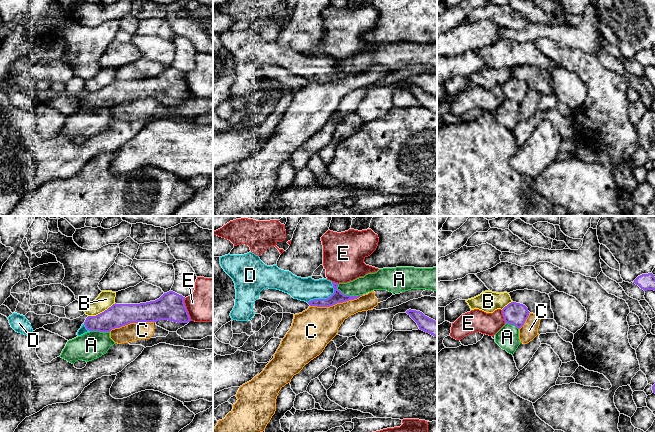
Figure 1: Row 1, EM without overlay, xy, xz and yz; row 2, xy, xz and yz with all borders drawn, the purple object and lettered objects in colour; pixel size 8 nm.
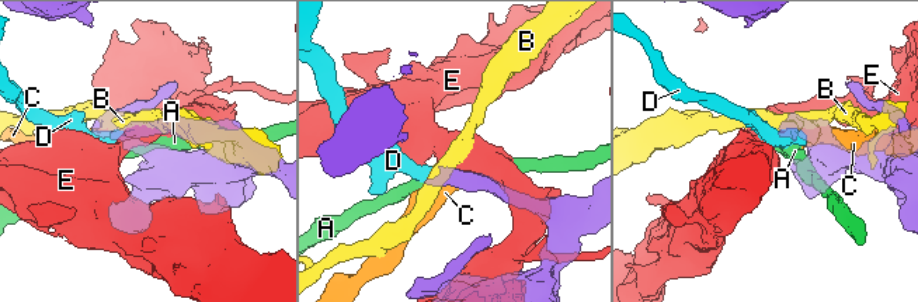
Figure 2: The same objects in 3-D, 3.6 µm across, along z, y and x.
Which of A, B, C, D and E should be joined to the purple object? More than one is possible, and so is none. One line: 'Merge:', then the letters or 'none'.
Merge: D

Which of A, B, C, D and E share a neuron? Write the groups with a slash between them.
A / B / C / D / E

